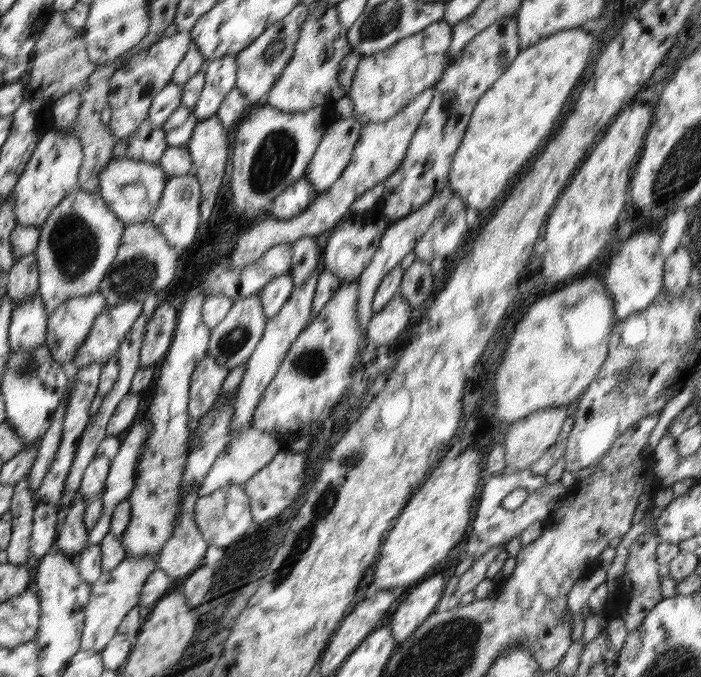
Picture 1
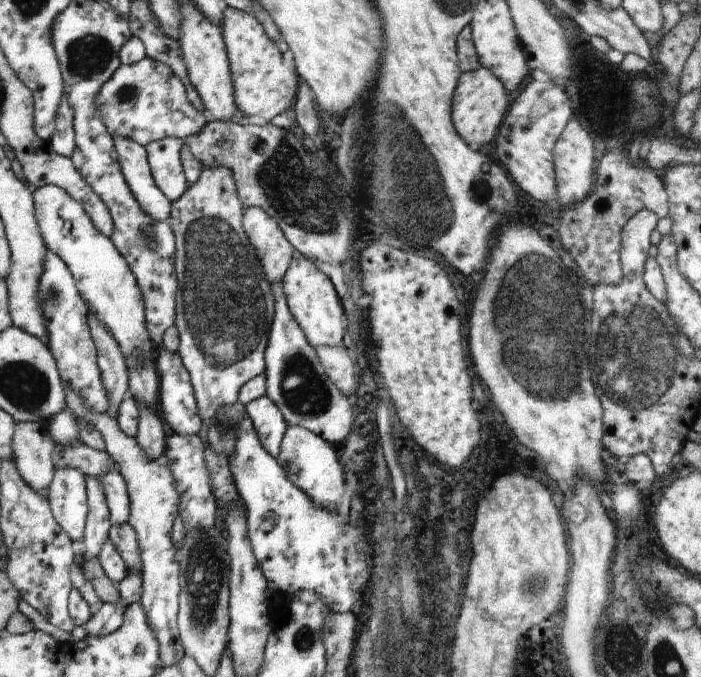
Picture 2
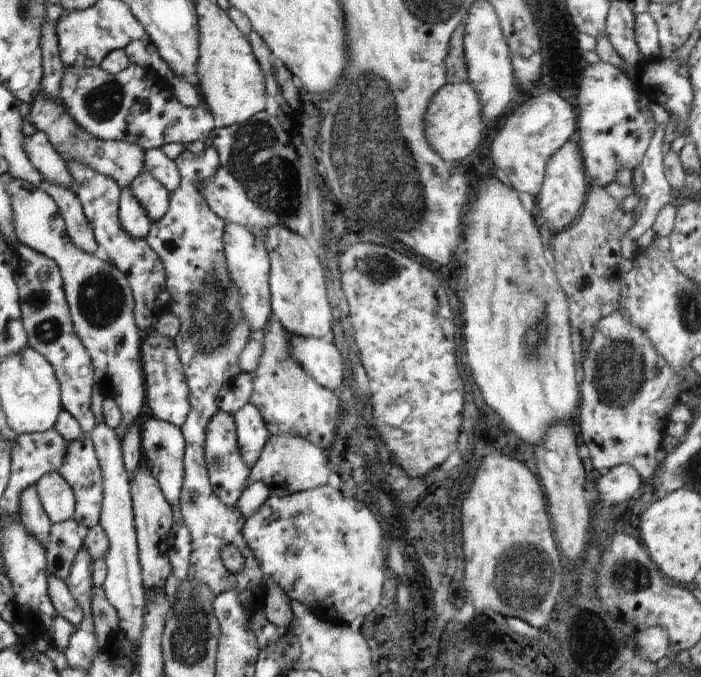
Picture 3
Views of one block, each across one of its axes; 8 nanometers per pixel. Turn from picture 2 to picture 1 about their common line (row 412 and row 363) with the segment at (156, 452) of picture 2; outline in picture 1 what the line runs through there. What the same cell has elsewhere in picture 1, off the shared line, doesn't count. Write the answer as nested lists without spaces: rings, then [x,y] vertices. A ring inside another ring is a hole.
[[[159,301],[144,333],[139,354],[139,368],[154,366],[160,358],[164,359],[170,348],[178,317],[178,311],[171,302]]]

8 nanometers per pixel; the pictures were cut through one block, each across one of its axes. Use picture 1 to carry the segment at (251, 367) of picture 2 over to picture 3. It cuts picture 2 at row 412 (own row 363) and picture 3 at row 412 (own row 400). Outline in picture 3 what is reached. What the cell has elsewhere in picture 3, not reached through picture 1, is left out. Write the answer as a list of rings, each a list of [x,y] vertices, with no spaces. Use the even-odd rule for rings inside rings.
[[[206,144],[200,157],[184,149],[175,165],[181,176],[179,187],[171,193],[166,214],[151,224],[145,236],[148,246],[162,261],[165,281],[170,295],[170,312],[180,321],[179,333],[174,342],[189,386],[190,412],[180,427],[186,450],[183,458],[184,480],[180,495],[180,512],[192,539],[187,576],[196,582],[207,584],[219,595],[229,590],[236,591],[241,605],[252,614],[262,611],[267,591],[263,574],[254,553],[248,548],[242,536],[245,516],[238,507],[228,507],[214,494],[204,460],[206,425],[211,416],[219,410],[217,394],[230,379],[241,370],[239,356],[250,340],[252,332],[239,307],[239,292],[227,271],[224,243],[224,221],[218,218],[201,195],[199,188],[203,180],[210,178],[219,165],[217,150]],[[223,544],[233,544],[242,553],[245,563],[241,575],[235,575],[224,568],[220,558]]]

